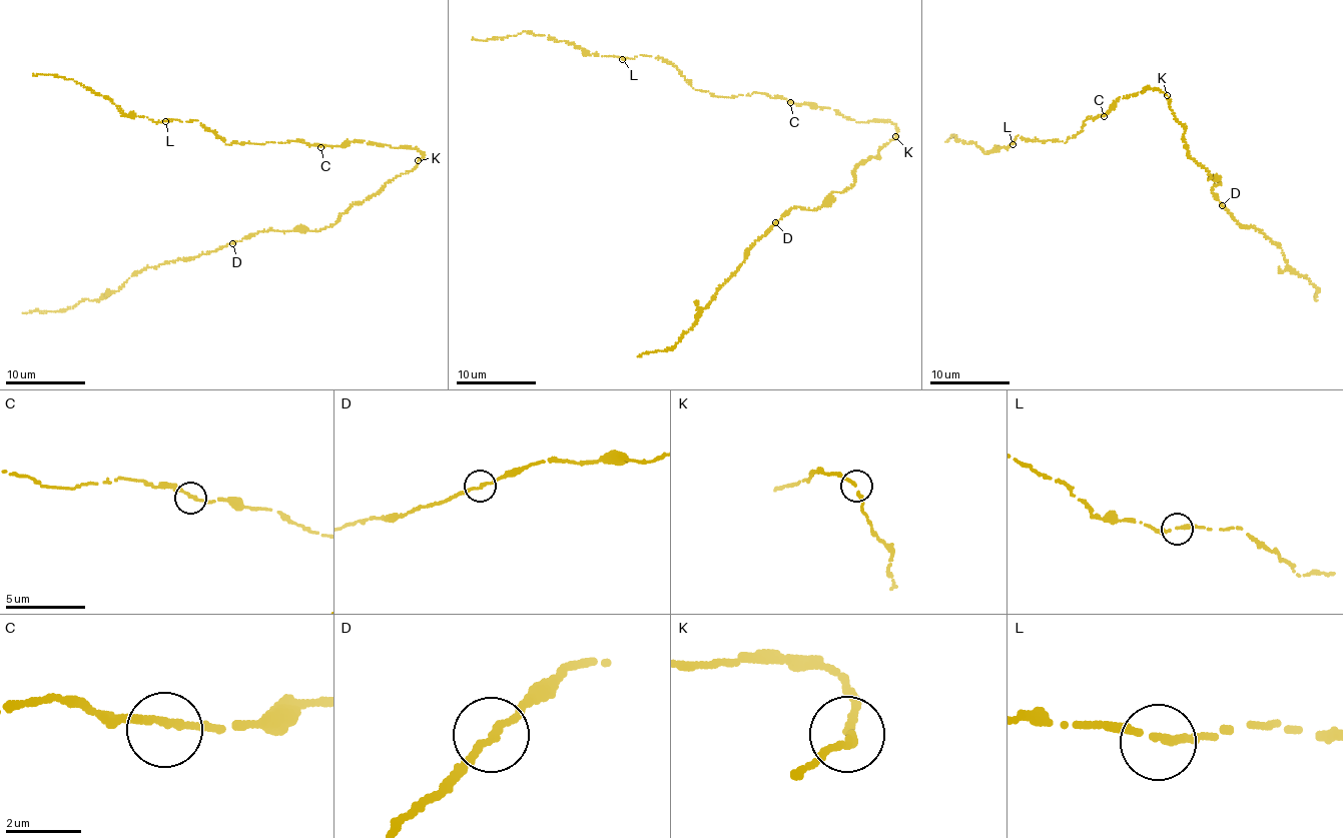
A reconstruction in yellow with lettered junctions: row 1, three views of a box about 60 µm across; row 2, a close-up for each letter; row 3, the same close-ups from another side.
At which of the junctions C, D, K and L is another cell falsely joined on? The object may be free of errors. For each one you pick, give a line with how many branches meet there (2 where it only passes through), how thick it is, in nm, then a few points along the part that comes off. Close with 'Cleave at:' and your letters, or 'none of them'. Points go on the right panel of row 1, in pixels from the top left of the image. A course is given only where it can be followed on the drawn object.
Cleave at: none of them

